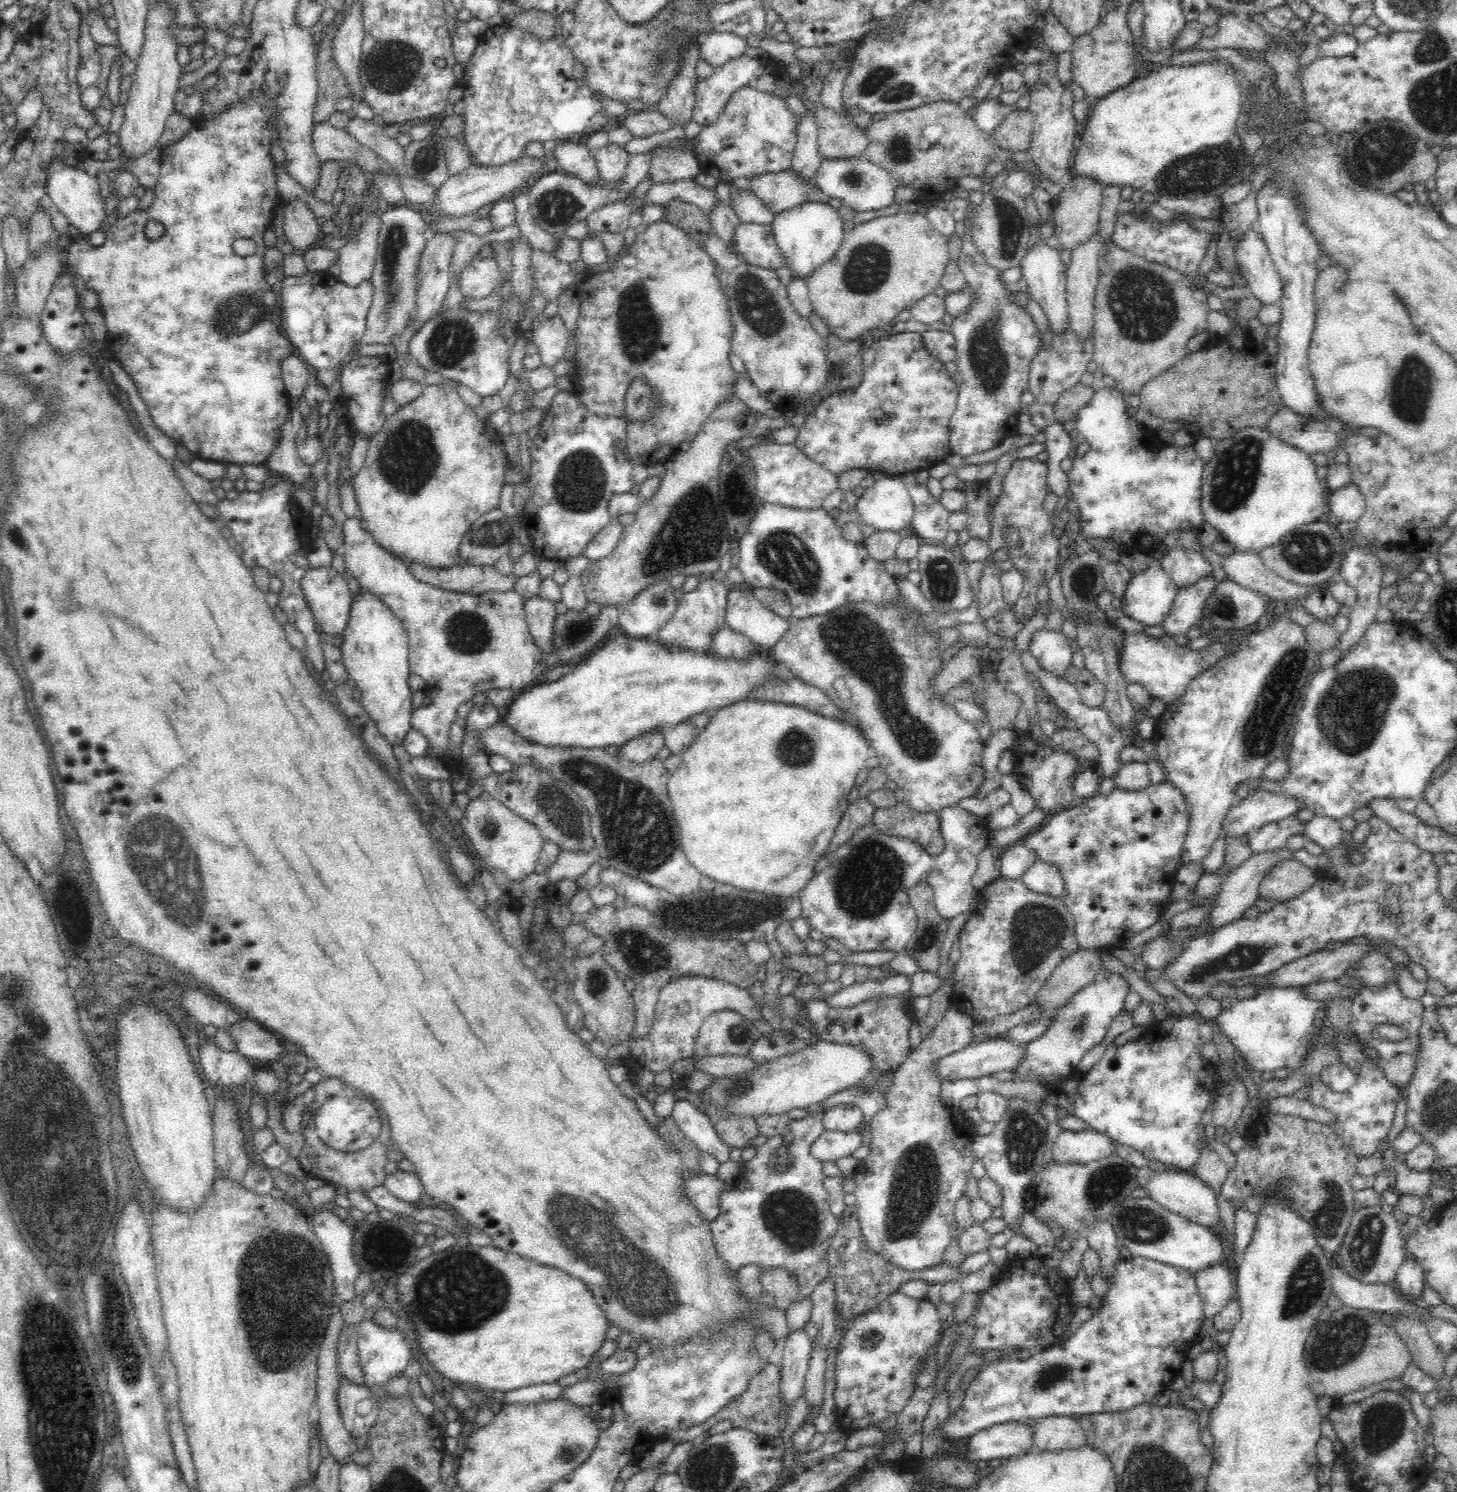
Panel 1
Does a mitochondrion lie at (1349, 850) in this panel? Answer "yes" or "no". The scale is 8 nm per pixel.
no

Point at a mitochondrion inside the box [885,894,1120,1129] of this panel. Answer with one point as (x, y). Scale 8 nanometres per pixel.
(1036, 926)

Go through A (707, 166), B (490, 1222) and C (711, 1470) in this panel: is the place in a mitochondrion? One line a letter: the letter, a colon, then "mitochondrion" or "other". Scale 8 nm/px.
A: other
B: other
C: mitochondrion

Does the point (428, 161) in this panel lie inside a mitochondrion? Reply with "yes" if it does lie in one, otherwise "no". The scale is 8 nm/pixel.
yes

